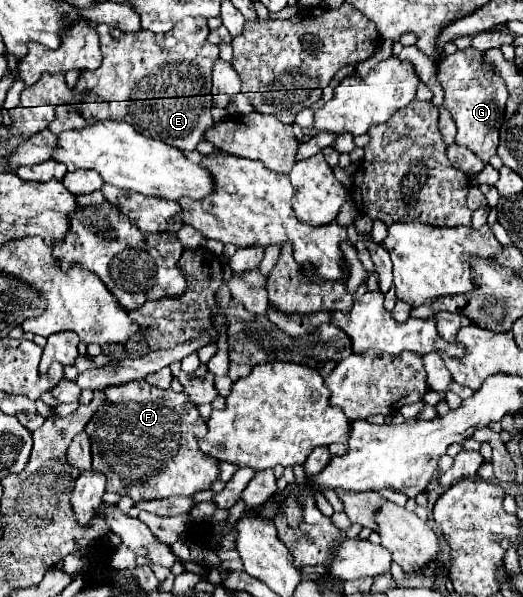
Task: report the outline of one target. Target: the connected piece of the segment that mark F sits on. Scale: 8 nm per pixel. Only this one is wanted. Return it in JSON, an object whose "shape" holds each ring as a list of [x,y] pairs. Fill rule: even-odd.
{"shape":[[[141,379],[121,387],[109,387],[103,395],[103,403],[97,407],[83,431],[91,439],[93,471],[105,475],[107,491],[129,495],[135,503],[139,503],[171,495],[191,497],[197,491],[209,489],[209,485],[219,479],[219,461],[205,457],[205,453],[197,449],[197,441],[205,437],[205,421],[185,393],[175,393],[173,389],[157,389]]]}

